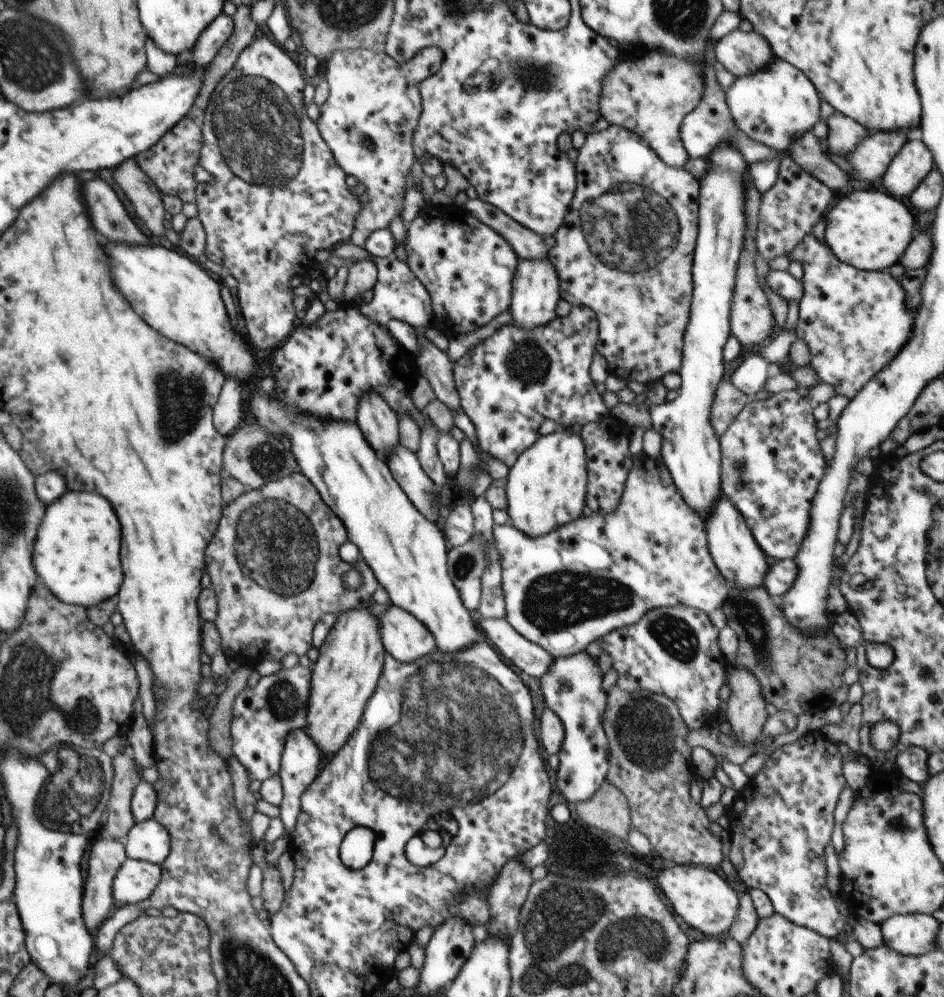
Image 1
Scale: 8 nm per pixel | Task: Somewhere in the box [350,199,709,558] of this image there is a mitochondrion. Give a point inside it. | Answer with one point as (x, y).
(527, 363)

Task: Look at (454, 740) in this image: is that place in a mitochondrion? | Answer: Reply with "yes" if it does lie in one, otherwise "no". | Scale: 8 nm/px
yes

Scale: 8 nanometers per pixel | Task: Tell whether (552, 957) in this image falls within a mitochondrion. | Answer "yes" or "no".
yes

